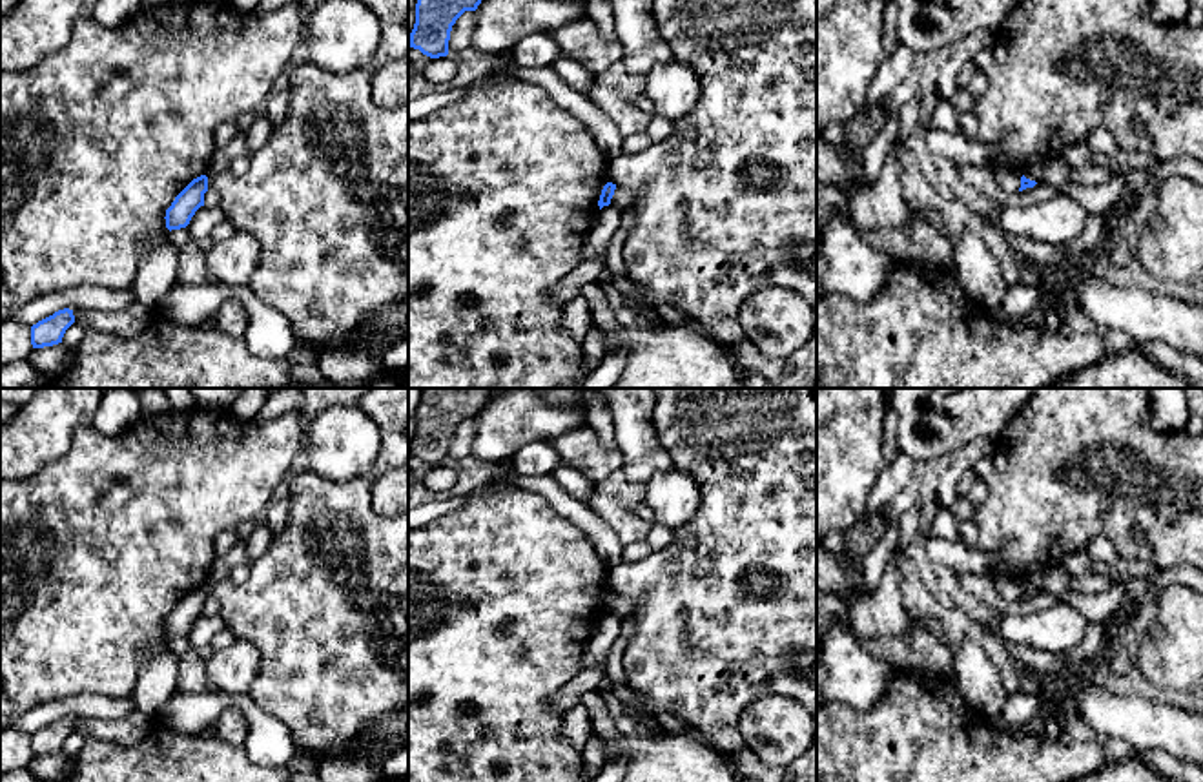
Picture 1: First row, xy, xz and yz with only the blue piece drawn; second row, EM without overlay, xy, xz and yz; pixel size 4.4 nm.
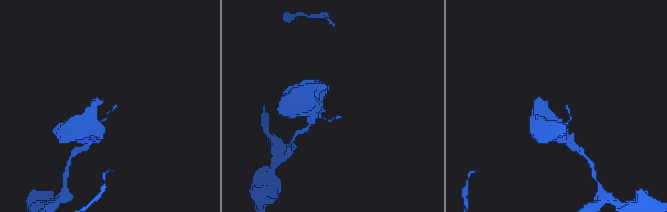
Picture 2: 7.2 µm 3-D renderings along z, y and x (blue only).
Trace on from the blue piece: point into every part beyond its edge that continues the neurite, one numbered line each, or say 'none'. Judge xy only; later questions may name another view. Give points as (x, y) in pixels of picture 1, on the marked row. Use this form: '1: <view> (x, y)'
none

